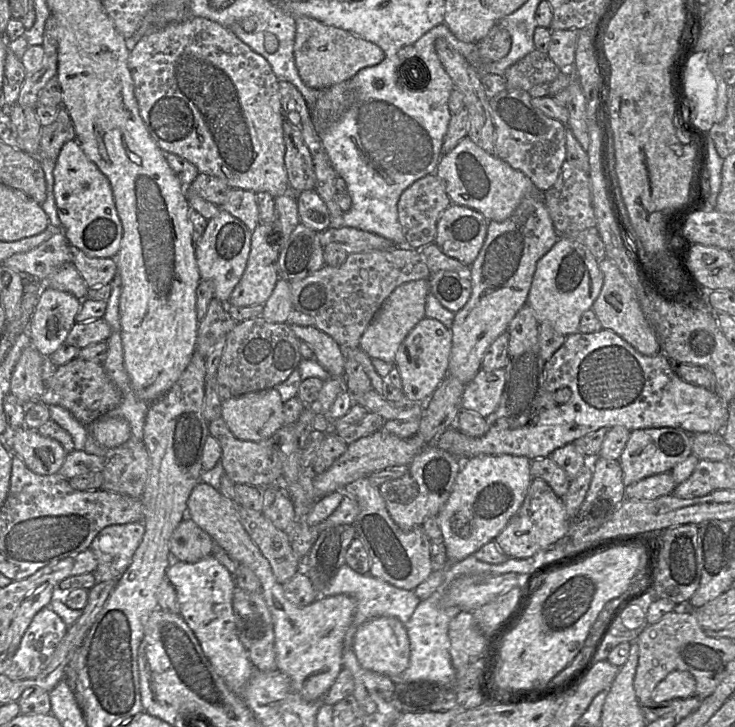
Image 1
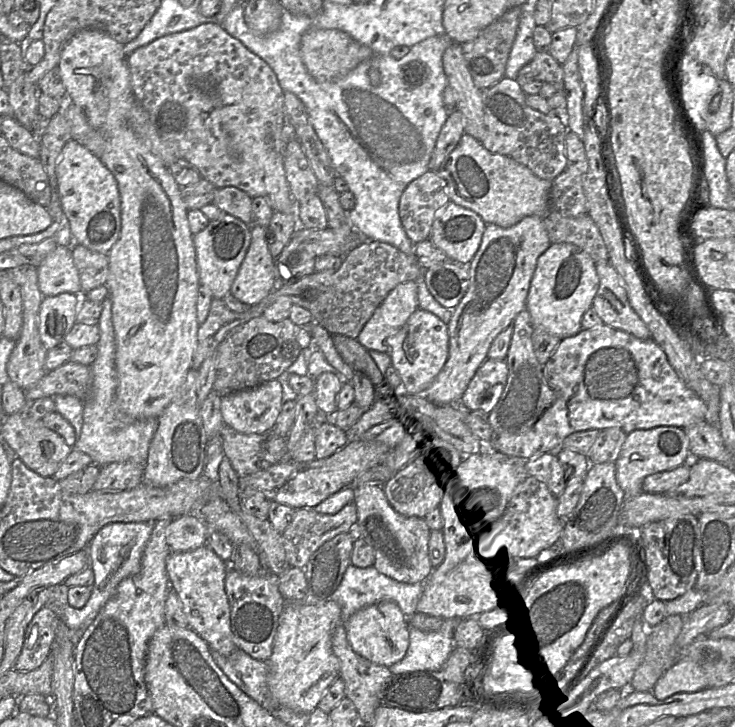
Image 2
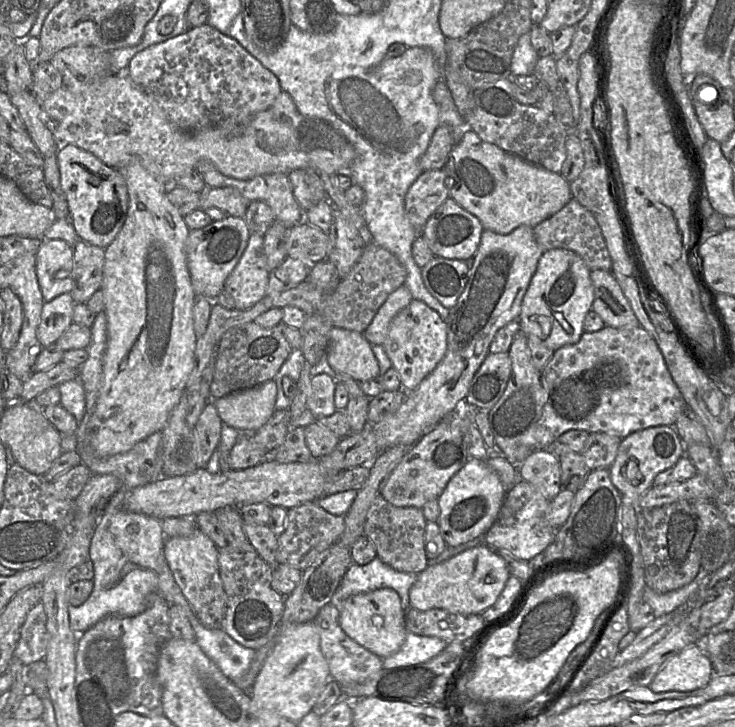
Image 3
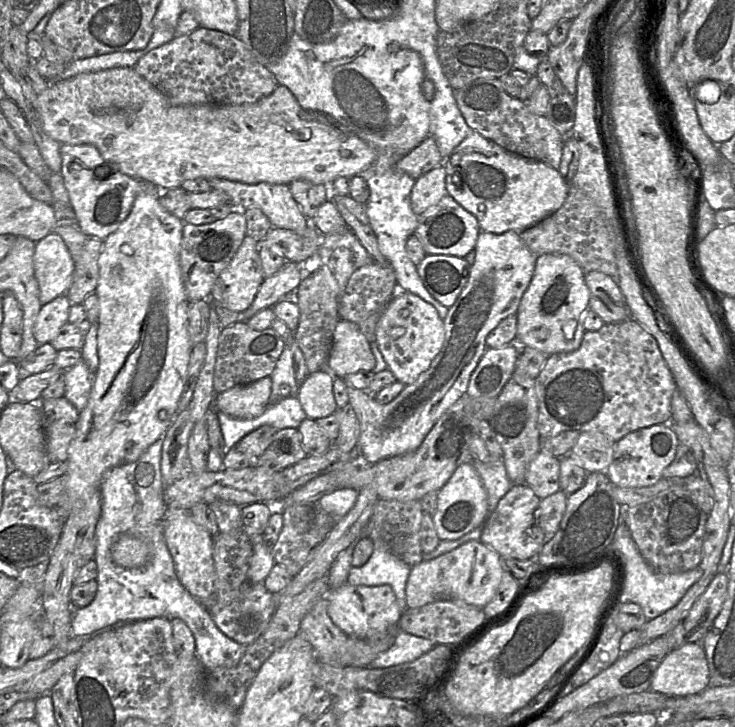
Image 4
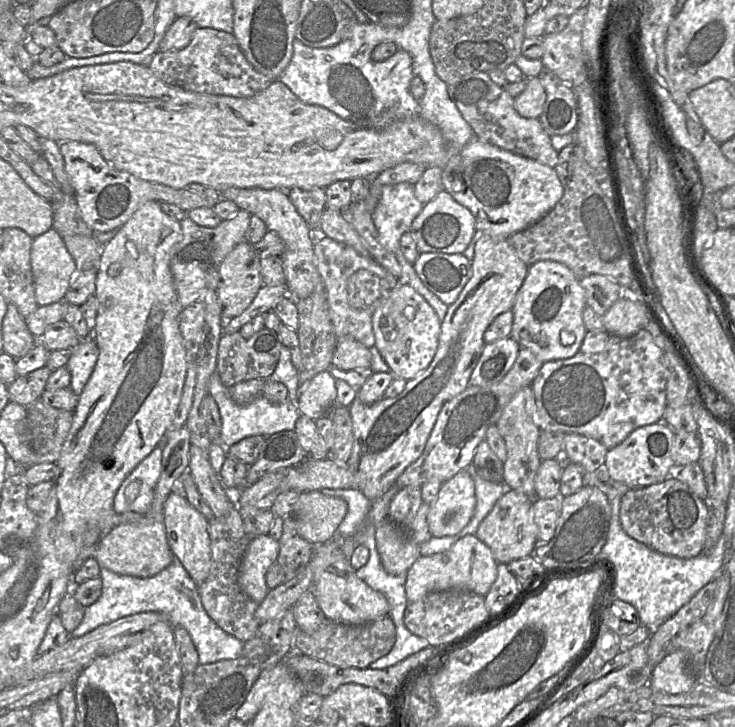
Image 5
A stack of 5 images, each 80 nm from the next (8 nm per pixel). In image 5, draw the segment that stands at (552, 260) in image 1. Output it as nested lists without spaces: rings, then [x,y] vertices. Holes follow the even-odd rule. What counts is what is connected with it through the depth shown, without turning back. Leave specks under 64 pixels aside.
[[[551,260],[536,262],[529,266],[528,275],[512,308],[514,321],[511,338],[520,348],[529,349],[543,363],[571,358],[580,350],[587,333],[583,322],[583,312],[586,307],[585,291],[580,285],[580,280],[566,265]]]

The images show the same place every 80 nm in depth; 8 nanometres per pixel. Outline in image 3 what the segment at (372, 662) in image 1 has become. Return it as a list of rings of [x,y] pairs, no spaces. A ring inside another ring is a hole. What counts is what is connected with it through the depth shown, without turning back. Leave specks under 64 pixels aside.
[[[380,588],[347,598],[338,609],[339,624],[345,634],[367,651],[381,659],[396,653],[405,641],[405,612],[398,594],[390,588]]]

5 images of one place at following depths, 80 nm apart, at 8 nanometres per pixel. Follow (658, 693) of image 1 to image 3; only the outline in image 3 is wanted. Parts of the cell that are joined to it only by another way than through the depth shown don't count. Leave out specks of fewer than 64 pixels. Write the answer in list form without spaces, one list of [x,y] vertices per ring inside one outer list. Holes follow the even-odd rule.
[[[689,645],[663,663],[649,689],[654,693],[690,692],[705,687],[712,677],[713,669],[705,651]]]

